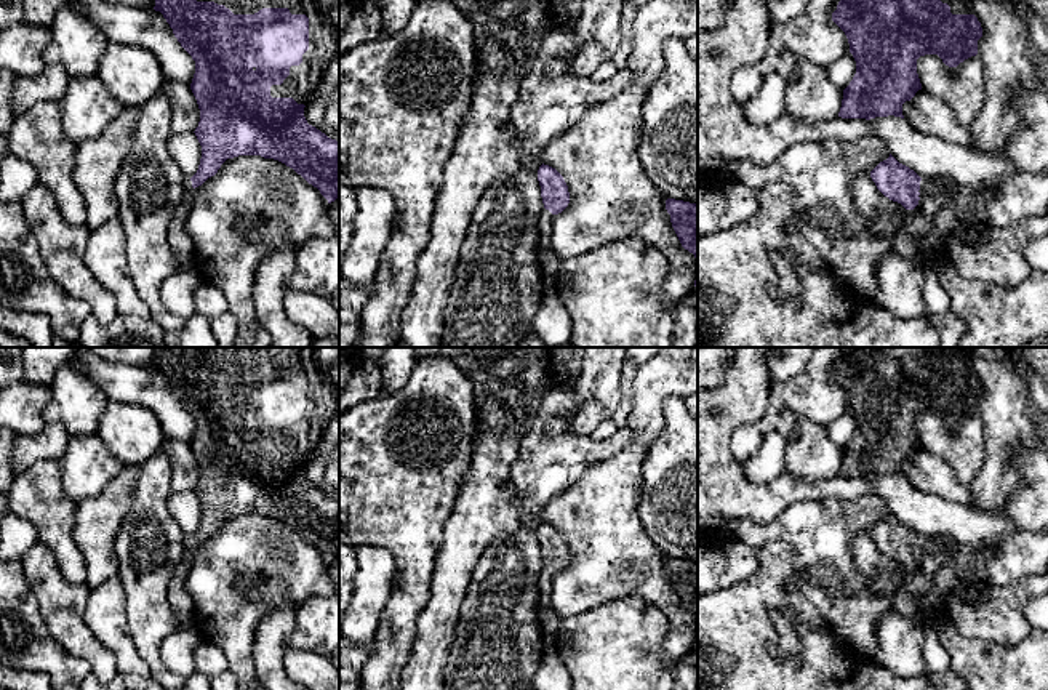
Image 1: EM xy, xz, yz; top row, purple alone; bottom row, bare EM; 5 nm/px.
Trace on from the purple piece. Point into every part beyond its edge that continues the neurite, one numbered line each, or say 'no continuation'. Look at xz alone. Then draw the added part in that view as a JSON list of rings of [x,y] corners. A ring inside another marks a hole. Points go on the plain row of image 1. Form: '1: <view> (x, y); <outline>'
1: xz (546, 575); [[[542,568],[538,581],[538,589],[539,589],[539,608],[549,607],[550,605],[550,581],[552,581],[554,573],[549,568]]]

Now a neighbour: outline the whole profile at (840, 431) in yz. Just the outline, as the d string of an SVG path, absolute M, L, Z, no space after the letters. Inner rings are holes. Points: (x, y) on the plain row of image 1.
M848 411L843 413L838 419L826 424L824 427L829 434L829 439L840 448L845 448L856 432L856 419L853 413Z

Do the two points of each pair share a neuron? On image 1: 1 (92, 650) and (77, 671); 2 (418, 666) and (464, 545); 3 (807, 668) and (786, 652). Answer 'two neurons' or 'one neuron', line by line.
1: two neurons
2: one neuron
3: two neurons

